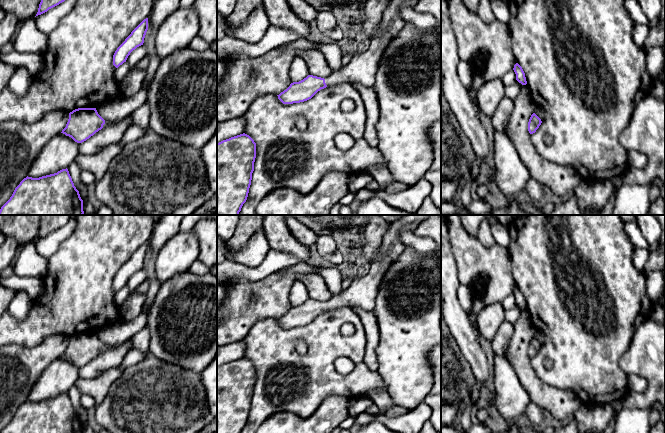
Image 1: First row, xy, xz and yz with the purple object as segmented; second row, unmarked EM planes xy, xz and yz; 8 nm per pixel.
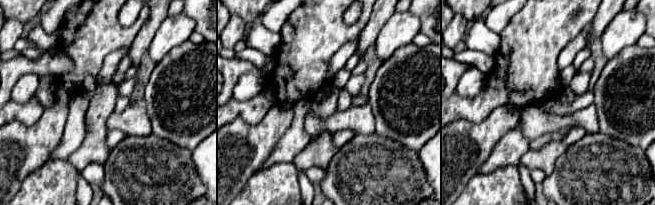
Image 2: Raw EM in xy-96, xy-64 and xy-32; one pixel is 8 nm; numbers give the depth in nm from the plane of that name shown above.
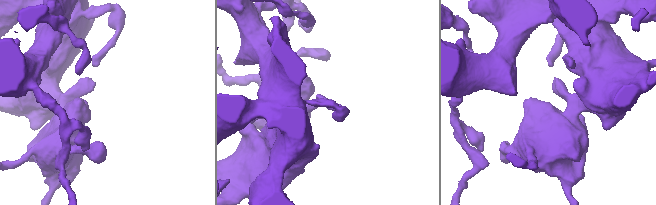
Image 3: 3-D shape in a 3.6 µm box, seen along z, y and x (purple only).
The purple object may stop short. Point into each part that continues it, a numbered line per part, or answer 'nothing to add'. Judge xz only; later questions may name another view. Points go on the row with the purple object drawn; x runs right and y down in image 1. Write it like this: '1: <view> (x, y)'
1: xz (362, 68)

